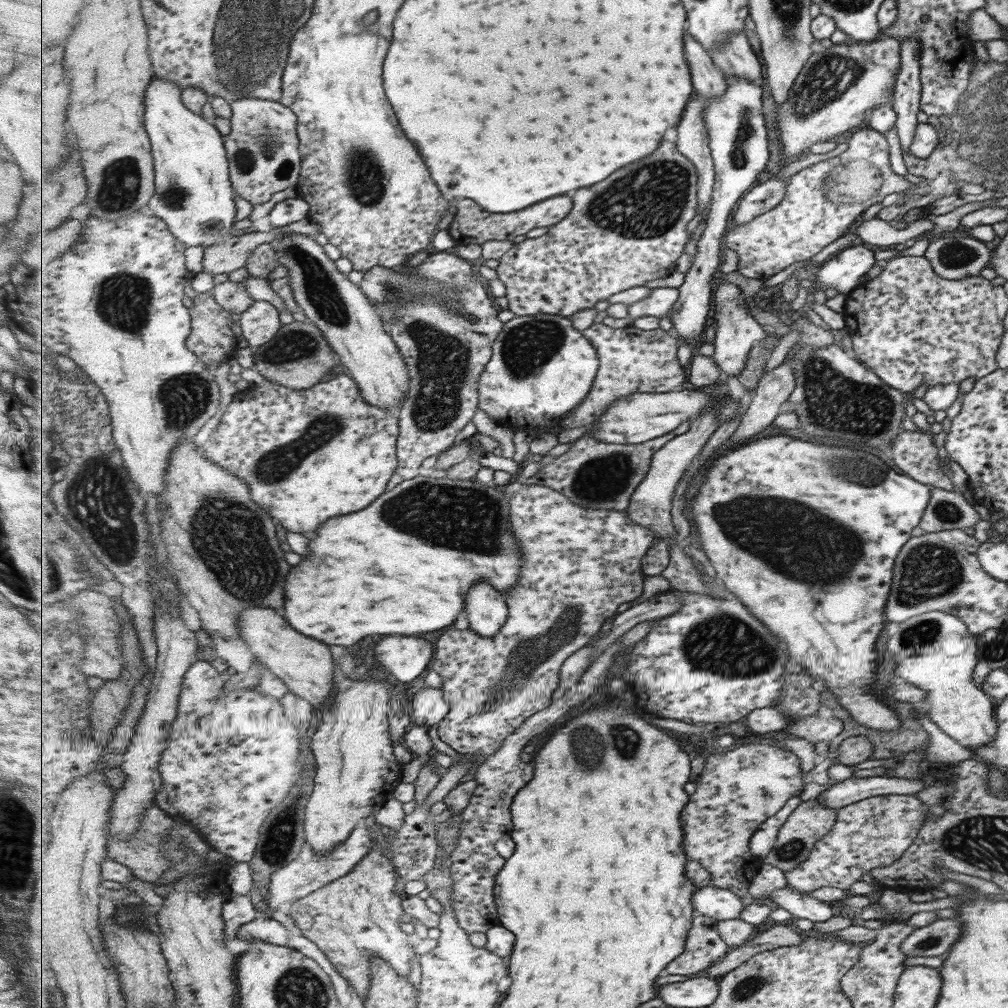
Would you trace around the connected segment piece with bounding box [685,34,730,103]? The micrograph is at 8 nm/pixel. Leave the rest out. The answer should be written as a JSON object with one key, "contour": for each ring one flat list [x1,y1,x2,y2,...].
{"contour":[[685,34,685,54,691,64,693,82,695,88,699,90,698,94,701,94,708,103,711,97,725,94,726,88,730,86,727,84,725,74,701,45,692,34]]}

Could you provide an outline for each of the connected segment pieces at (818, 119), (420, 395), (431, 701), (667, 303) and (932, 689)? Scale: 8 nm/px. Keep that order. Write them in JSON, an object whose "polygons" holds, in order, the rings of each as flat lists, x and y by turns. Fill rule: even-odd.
{"polygons":[[[886,36,884,40,875,39,869,41,869,44,848,41,825,49,818,47,817,52,811,54,805,68,799,73,787,102,776,107,780,134,778,139,783,144,783,158,798,158,801,152,805,152,812,145,833,140,833,136,840,136,841,132,849,128,857,128,857,124,865,120,875,107,891,103,892,88,900,67,899,45,900,42,896,38]],[[438,251,429,255,421,263,413,275,427,277,427,290,423,296,417,296,412,301,394,311,392,302,377,303,378,313,388,326,391,336,398,347,410,374,409,394,402,400,398,415,400,417,401,433,398,438,398,470,391,477,388,490,393,490,406,480,411,480,424,473,421,464,429,456,438,456,442,452,455,447,457,436,475,416,475,410,480,403,480,381,488,362,492,359,495,341,504,330,505,324,499,320,497,308,489,298,487,288,475,278,473,266,467,259,463,260,454,252],[445,287,461,287,459,292,462,313,455,313,453,307,446,307,441,298,441,289]],[[426,688,418,691,412,700,412,717,418,726,435,726,450,711,450,704,445,700,442,688]],[[678,288,653,289,646,298,630,305,629,316,634,320,647,316,653,316,661,320,672,310,676,301,679,300,679,296]],[[932,610,900,622,899,636,903,642,895,654,895,674,926,692,921,706,925,706,930,721,965,749,989,743,996,731,993,703,972,680,976,644,963,621]]]}

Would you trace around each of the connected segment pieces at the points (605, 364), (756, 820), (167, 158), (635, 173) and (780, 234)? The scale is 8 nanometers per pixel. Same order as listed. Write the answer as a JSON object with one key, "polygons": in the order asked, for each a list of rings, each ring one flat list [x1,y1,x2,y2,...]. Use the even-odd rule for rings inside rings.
{"polygons":[[[603,322,593,324,582,332,597,349,600,367,589,396,563,418,560,428,579,428,596,422,599,417,621,398,629,398,631,394,663,393,682,391,683,382,688,380,688,370,678,357,680,340,675,333,665,332,661,328,645,331,631,325,615,329]],[[747,744,730,752,713,754,699,776,697,792,691,796,687,810,683,810,683,848,687,850,687,858,697,860,711,873,711,884,746,898,762,859,751,852,751,839,768,818,778,814,791,798,799,796,802,781,799,756,783,750,783,746],[703,802,713,802,713,808,705,808]],[[155,75,144,96,146,106,146,131,152,153,155,154,156,191,148,204,155,216,162,218,171,232,190,246,217,245,219,237,231,230,238,220,237,194,230,177,230,159,226,149,225,136,214,126,214,121,192,111,182,98,183,89,171,79]],[[663,140,657,154,651,154,649,158,643,158,641,162,633,162,631,166,627,166,623,170,617,170,617,174,611,174,611,178,607,178,607,182,599,182,599,186,579,190,575,194,575,206,569,216,566,216,558,225,550,227,544,235,528,238,517,243,500,259,496,273,506,286,508,310,519,317,535,316,534,314,556,314,557,316,571,318,576,312,593,308,597,302,607,300,613,294,636,286,644,286,646,282,657,280,657,278,671,276,676,271,677,260,686,252,686,244,690,242,692,233,687,232,687,224,697,216,698,206,698,170,694,162,687,158,682,151,677,150,677,144]],[[867,127,855,130,844,139,847,148,839,155,815,162,801,169,789,178,788,191,783,202,765,214,760,214,749,222,737,225,733,221,731,230,724,238,727,248,739,255,737,271,743,277,764,280,771,278,795,262,806,261,815,256,827,244,837,240,850,224,871,204,884,200,887,194,903,189,905,180,889,167,887,141,880,132]]]}

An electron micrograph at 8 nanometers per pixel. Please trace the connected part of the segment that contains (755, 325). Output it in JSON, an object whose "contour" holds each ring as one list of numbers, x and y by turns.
{"contour":[[721,282,716,288,714,298,714,309,716,312,716,353,713,355,717,364,720,366,723,374,727,376,739,376,741,370,745,368,745,362,751,354,751,348,759,340,767,338,768,329,761,326,751,314,747,311,747,302,745,302,744,294,741,292,741,288,737,284,731,284,731,282]]}

